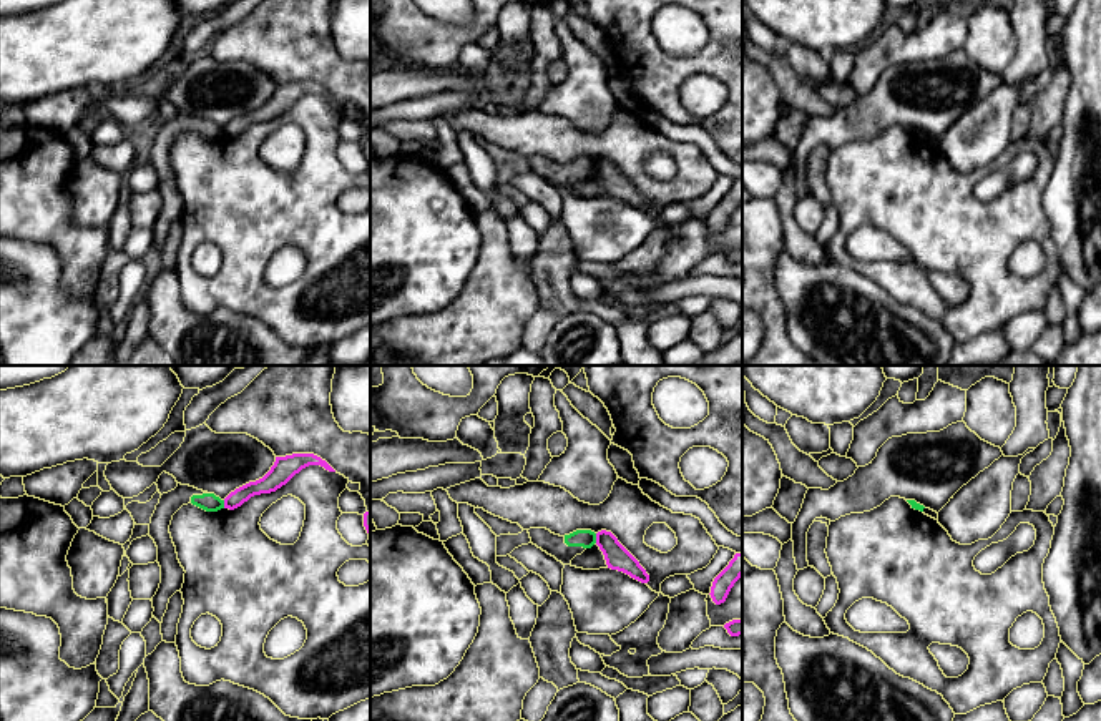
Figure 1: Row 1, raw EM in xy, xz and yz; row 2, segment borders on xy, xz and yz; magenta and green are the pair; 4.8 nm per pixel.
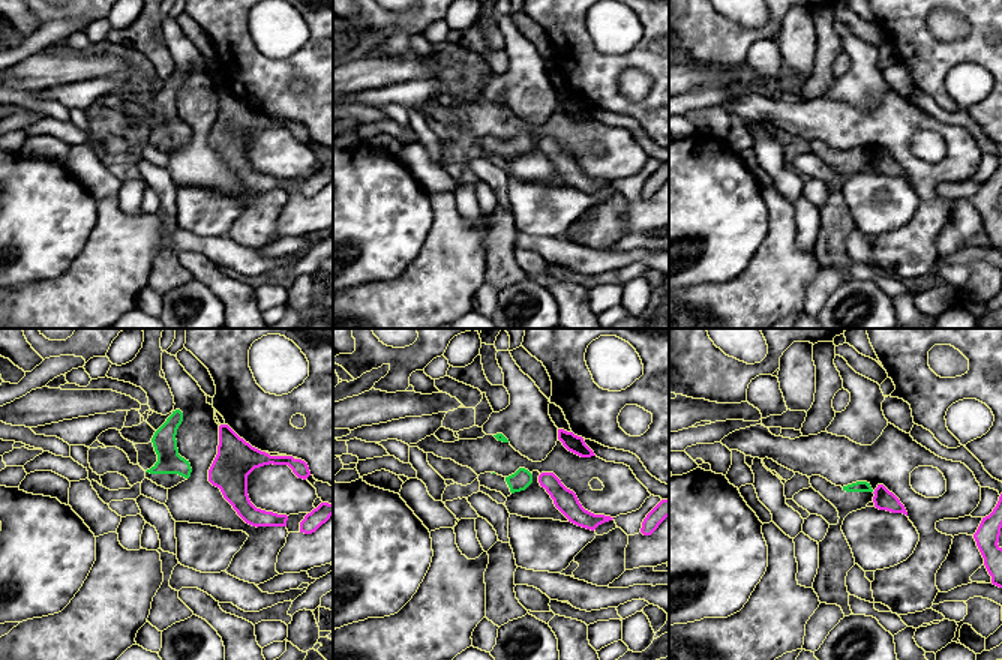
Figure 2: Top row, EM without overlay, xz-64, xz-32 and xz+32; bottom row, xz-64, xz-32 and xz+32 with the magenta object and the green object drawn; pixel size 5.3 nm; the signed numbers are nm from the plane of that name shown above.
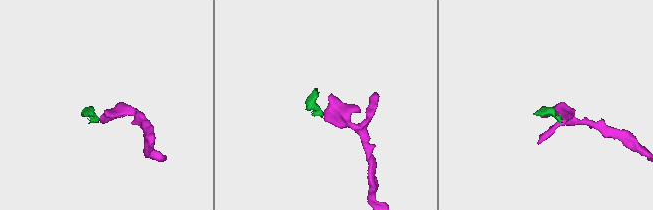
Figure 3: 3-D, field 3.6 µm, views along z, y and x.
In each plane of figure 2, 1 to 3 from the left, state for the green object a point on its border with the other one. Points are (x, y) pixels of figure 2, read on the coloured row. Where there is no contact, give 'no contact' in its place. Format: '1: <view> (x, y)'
1: no contact
2: no contact
3: no contact

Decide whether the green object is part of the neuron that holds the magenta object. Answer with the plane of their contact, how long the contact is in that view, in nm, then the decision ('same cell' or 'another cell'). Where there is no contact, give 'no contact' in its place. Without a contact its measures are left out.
xz | 50 nm | another cell

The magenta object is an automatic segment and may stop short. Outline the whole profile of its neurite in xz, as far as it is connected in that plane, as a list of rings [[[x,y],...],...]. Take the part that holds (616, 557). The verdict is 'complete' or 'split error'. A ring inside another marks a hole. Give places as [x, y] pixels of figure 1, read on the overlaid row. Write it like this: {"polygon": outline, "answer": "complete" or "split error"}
{"polygon": [[[606,530],[596,533],[596,545],[604,555],[606,565],[611,570],[623,571],[631,578],[648,583],[649,575],[639,562],[618,542],[618,538]]], "answer": "complete"}

